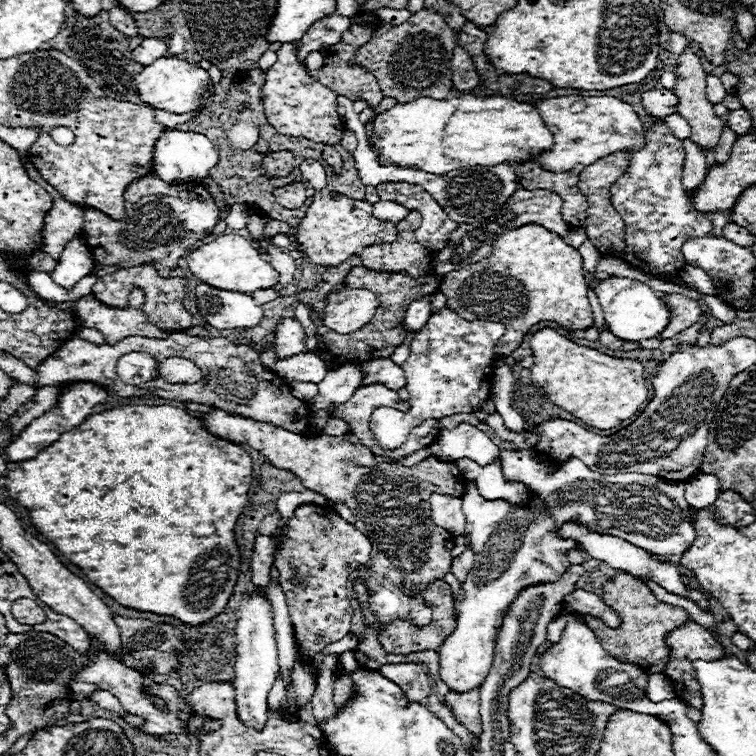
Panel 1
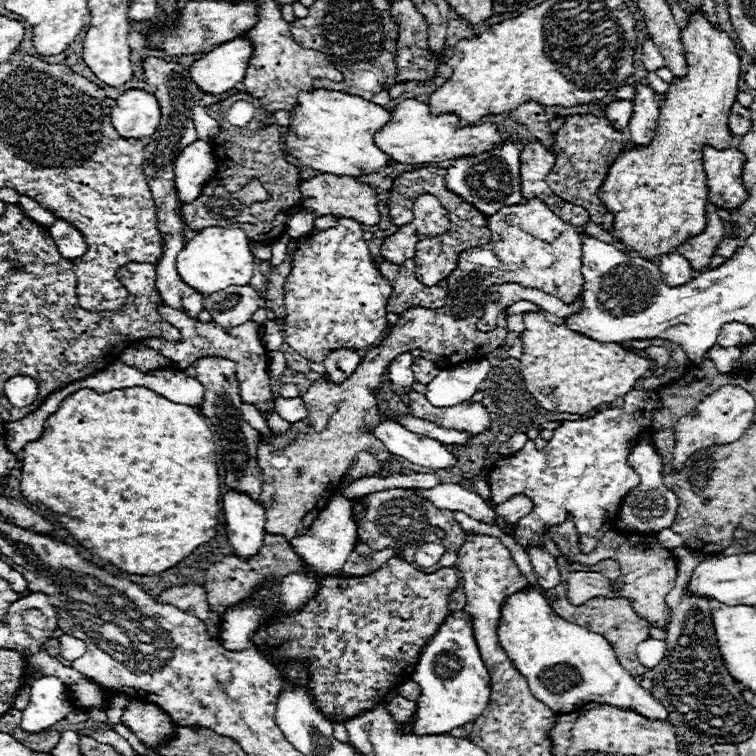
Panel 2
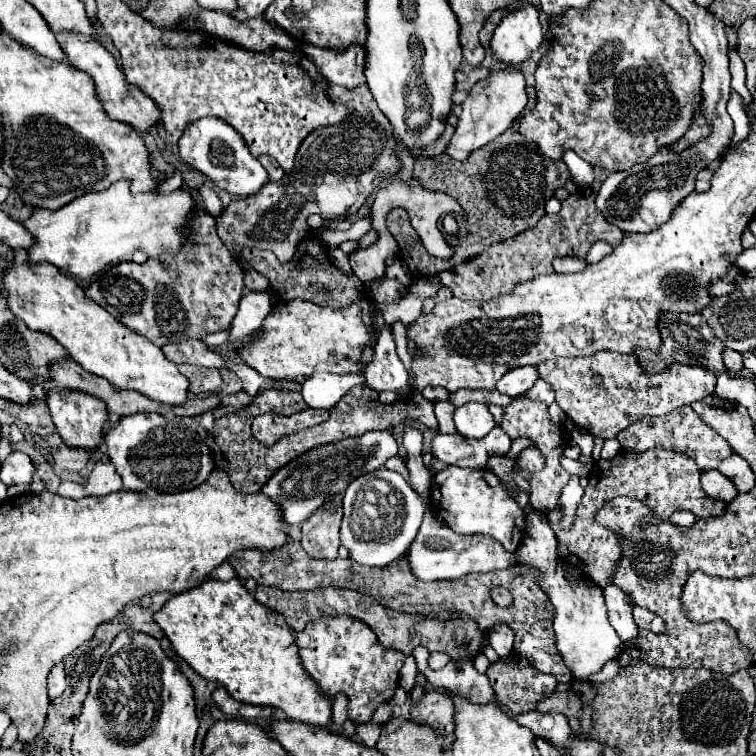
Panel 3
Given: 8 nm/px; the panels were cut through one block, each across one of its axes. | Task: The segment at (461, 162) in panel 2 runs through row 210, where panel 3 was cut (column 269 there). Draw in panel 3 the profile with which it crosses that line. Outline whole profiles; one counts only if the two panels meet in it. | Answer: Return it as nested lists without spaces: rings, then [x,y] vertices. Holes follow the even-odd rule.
[[[368,432],[358,438],[342,440],[340,444],[326,444],[298,456],[288,466],[280,468],[260,490],[276,504],[280,504],[284,512],[284,520],[288,524],[302,524],[320,504],[324,498],[334,496],[336,492],[344,492],[348,484],[356,476],[364,476],[376,468],[382,468],[384,462],[392,456],[392,434],[390,432]]]

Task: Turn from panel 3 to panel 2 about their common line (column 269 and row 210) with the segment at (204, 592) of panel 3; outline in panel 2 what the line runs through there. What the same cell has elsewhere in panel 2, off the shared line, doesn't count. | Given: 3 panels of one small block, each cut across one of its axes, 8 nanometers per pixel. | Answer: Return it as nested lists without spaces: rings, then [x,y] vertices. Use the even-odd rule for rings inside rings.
[[[700,10],[690,14],[686,28],[682,28],[680,38],[686,50],[688,72],[686,76],[674,78],[674,82],[668,86],[668,92],[664,94],[664,100],[660,104],[660,114],[656,120],[656,138],[652,138],[648,146],[626,144],[624,154],[620,154],[620,158],[610,166],[608,178],[600,186],[600,200],[604,202],[604,208],[610,210],[610,214],[614,216],[610,234],[626,246],[624,250],[632,250],[640,254],[640,258],[648,260],[670,254],[688,238],[704,232],[708,186],[706,186],[706,174],[702,170],[702,146],[710,144],[718,150],[724,150],[730,146],[732,138],[728,130],[728,116],[732,104],[736,102],[740,66],[742,66],[736,44],[724,30],[718,30],[714,24],[710,24],[704,12]]]

